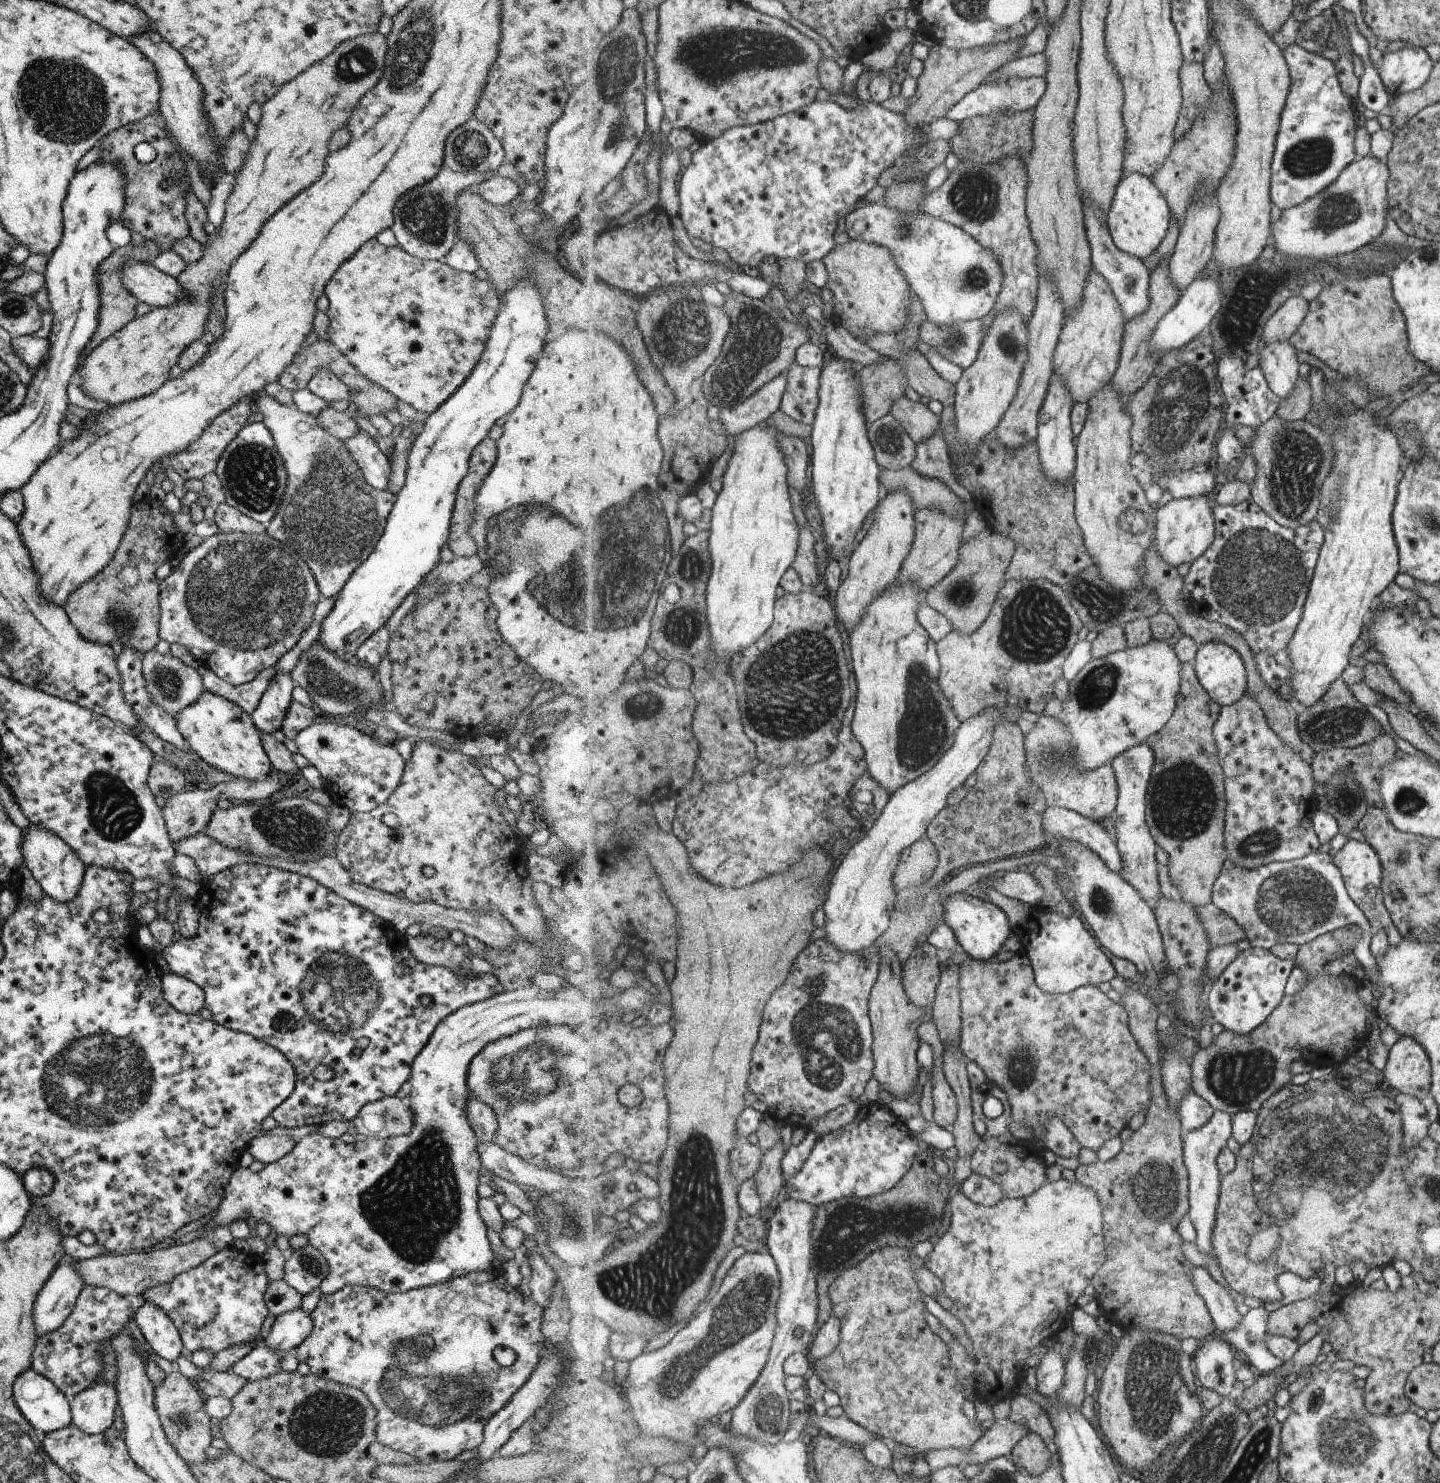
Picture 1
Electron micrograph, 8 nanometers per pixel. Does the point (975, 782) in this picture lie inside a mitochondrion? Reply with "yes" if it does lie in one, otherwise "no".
no

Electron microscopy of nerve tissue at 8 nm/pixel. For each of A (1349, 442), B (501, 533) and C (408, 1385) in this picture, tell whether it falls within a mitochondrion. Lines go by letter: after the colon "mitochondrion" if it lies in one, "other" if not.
A: mitochondrion
B: mitochondrion
C: mitochondrion

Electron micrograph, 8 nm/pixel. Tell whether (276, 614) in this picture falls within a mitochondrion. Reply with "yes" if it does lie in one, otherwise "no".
yes

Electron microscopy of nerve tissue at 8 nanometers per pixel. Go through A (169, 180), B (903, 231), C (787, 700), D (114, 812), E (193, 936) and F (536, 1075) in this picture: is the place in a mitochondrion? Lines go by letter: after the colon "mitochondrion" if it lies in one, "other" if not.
A: other
B: mitochondrion
C: mitochondrion
D: mitochondrion
E: other
F: mitochondrion

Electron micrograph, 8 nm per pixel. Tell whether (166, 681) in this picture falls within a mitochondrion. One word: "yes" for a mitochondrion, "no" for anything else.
yes

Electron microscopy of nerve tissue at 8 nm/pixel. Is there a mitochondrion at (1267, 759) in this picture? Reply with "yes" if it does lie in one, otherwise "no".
no

